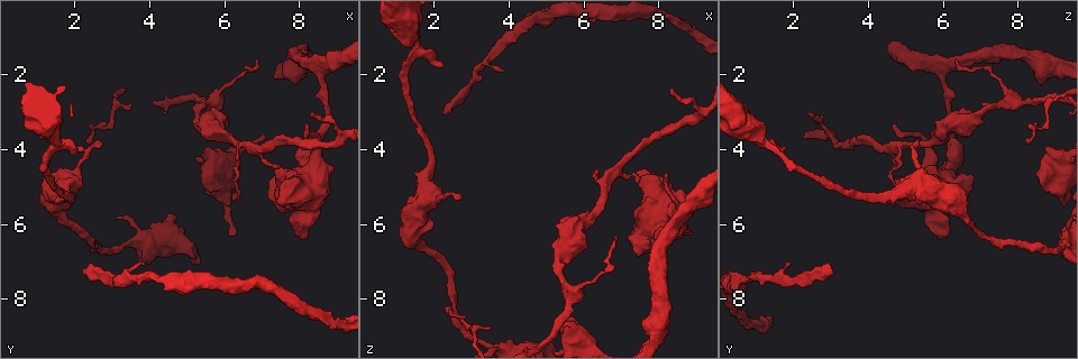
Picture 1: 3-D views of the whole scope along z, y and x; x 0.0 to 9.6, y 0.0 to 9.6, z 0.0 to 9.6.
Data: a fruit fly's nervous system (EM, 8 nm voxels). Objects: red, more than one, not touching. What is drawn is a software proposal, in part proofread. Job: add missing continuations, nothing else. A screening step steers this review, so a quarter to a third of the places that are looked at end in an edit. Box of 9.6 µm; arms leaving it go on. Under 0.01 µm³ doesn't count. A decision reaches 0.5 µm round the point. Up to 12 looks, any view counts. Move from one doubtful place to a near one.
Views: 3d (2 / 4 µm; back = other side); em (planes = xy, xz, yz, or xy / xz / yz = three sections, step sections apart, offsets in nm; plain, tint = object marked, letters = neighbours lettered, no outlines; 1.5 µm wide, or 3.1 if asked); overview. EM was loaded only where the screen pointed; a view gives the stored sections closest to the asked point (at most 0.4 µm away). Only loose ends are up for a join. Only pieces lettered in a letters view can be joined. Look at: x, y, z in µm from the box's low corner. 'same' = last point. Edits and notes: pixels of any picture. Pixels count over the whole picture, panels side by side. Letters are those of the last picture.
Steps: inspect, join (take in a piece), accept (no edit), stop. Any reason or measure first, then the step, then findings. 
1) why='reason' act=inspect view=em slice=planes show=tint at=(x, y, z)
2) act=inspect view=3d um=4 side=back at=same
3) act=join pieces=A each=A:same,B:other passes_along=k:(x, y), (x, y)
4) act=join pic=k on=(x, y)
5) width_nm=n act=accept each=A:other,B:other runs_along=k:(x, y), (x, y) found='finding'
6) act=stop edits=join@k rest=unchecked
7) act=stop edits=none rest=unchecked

act=inspect view=3d um=4 at=(2.40, 3.80, 8.15)

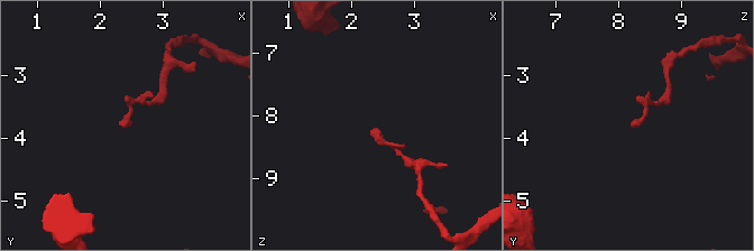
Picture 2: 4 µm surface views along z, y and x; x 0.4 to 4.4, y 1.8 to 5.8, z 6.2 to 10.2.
act=inspect view=em slice=planes show=letters at=(2.40, 3.75, 8.20)

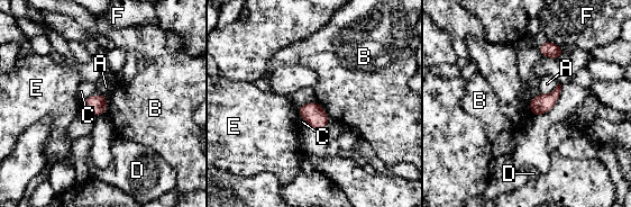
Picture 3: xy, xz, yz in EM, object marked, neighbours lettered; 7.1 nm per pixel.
width_nm=140 act=accept each=A:other,B:other,C:other,D:other,E:other,F:other border=3:(316, 101), (331, 118) found='no lettered piece goes on from it'

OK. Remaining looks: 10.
why='free end' act=inspect view=3d um=4 at=(8.25, 3.35, 4.70)

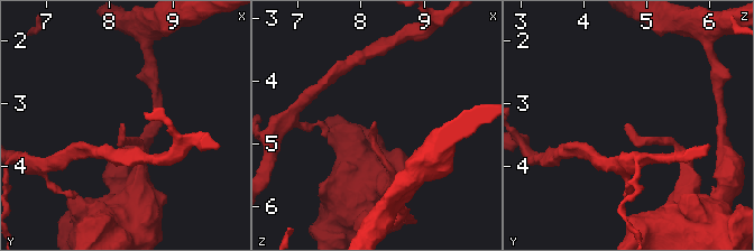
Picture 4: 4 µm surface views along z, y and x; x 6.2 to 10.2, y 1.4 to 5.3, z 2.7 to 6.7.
act=inspect view=em slice=yz step=4 show=letters at=(8.25, 3.35, 4.65)

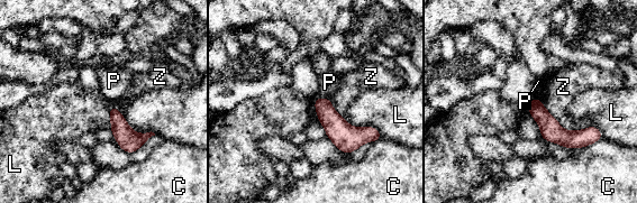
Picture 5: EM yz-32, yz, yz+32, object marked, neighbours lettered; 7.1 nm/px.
width_nm=70 act=accept each=C:other,L:other,P:other,Z:other border=5:(535, 97), (563, 128), (592, 126) found='no lettered piece goes on from it'

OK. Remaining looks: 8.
why='free end' act=inspect view=em slice=planes show=tint at=(3.90, 7.05, 1.90)

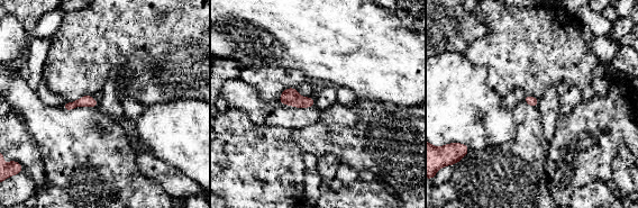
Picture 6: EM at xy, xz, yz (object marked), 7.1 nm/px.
act=inspect view=em slice=planes show=letters at=same

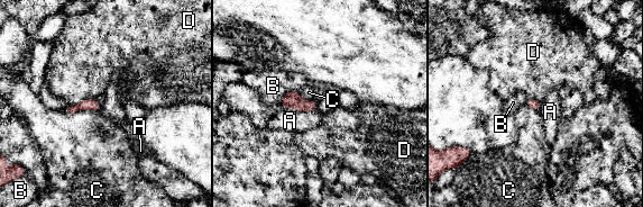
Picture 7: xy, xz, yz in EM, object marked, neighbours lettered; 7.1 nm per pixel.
longest_contact=C:280nm act=accept each=A:other,B:other,C:other,D:other border=7:(297, 91), (288, 91), (279, 101) found='none of them fits'

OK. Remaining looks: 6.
why='free end' act=inspect view=3d um=4 at=(2.20, 7.30, 3.05)

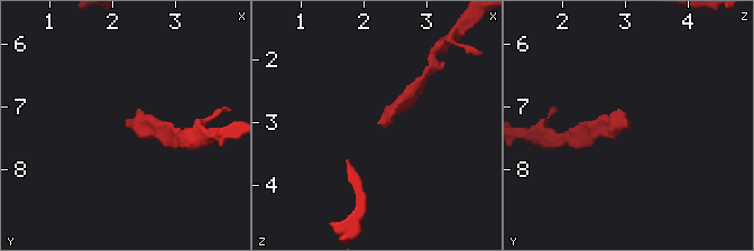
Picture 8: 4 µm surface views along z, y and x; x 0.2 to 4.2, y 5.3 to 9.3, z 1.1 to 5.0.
act=inspect view=em slice=planes show=plain at=(2.20, 7.35, 3.05)

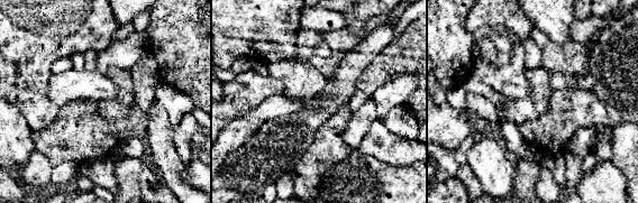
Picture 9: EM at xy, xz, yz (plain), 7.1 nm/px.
act=inspect view=em slice=planes show=letters at=same

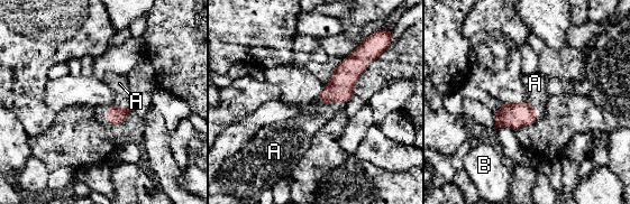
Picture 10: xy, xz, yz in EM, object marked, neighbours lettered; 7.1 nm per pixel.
act=join pieces=A each=A:same,B:other passes_along=10:(116, 116), (120, 108), (119, 83) found='the neuron continues'

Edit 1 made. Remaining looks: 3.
why='redraw' act=inspect view=overview

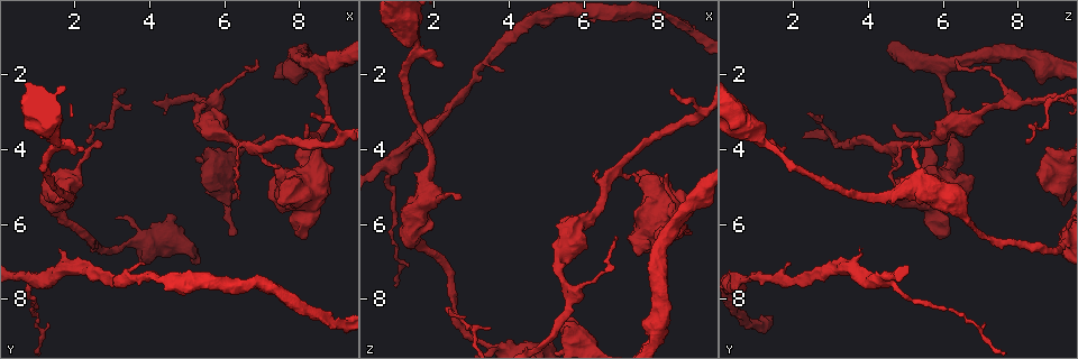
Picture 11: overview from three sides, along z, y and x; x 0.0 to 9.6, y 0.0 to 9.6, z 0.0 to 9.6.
why='branch stops here' act=inspect view=em slice=xz step=8 show=tint at=(2.20, 4.00, 1.80)

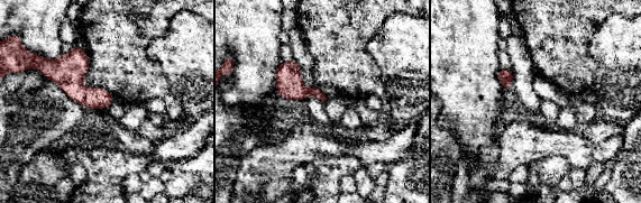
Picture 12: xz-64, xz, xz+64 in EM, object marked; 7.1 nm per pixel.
why='another direction' act=inspect view=em slice=planes show=letters at=same

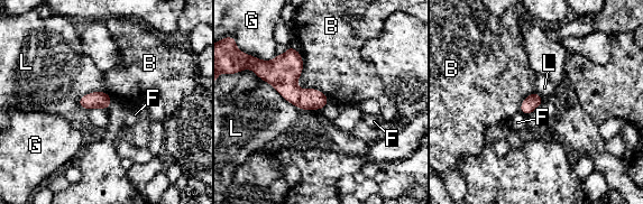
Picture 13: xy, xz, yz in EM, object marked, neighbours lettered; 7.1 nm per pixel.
act=accept each=B:other,F:other,G:other,L:other border=13:(260, 79), (297, 107) found='none of them fits'

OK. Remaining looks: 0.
act=stop edits=join@10 rest=unchecked

